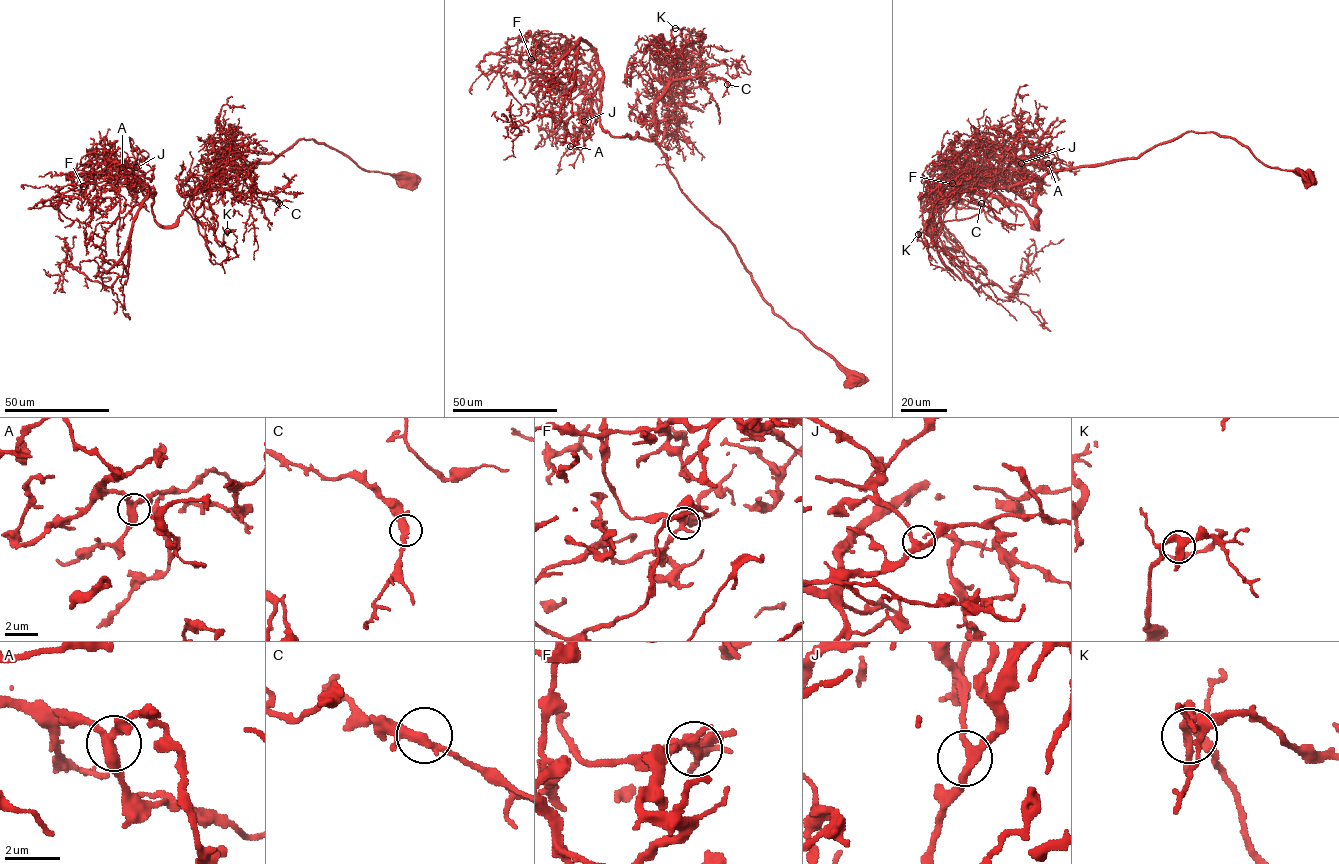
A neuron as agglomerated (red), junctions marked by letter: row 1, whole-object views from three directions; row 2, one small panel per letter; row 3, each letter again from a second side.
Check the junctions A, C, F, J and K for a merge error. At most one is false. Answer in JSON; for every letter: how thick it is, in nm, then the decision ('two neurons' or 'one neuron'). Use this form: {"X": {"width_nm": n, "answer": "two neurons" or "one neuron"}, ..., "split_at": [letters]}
{"A": {"width_nm": 340, "answer": "one neuron"}, "C": {"width_nm": 300, "answer": "one neuron"}, "F": {"width_nm": 320, "answer": "one neuron"}, "J": {"width_nm": 280, "answer": "one neuron"}, "K": {"width_nm": 320, "answer": "one neuron"}, "split_at": []}

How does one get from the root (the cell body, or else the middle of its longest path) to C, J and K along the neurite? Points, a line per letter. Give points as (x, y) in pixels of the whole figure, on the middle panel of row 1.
C: (854, 382), (774, 312), (735, 245), (682, 191), (656, 140), (654, 101), (672, 82), (705, 73), (727, 84)
J: (854, 382), (774, 312), (735, 245), (682, 191), (660, 146), (602, 130), (601, 79), (584, 121)
K: (854, 382), (774, 312), (735, 245), (671, 171), (656, 140), (654, 108), (672, 71), (657, 57), (675, 28)

